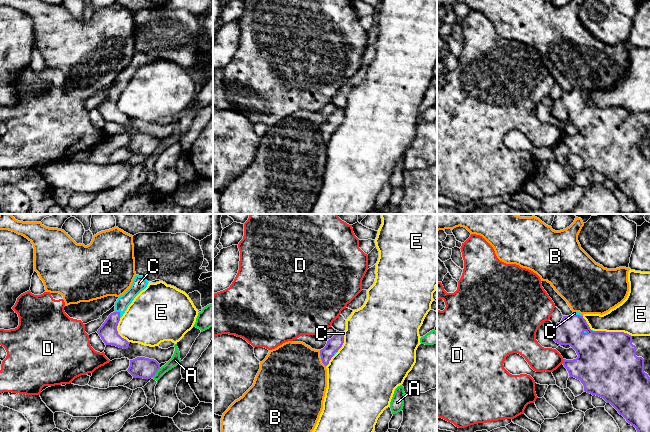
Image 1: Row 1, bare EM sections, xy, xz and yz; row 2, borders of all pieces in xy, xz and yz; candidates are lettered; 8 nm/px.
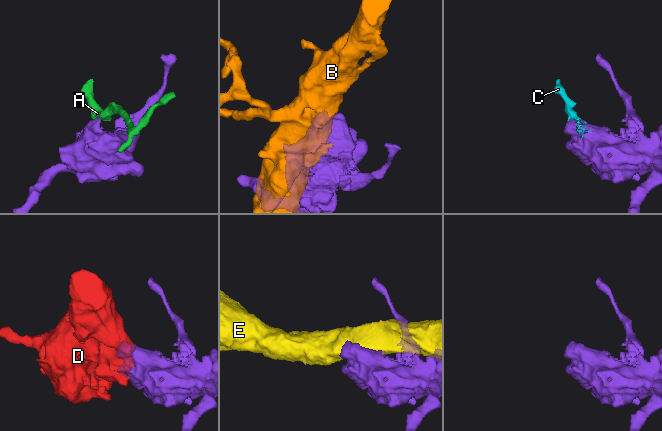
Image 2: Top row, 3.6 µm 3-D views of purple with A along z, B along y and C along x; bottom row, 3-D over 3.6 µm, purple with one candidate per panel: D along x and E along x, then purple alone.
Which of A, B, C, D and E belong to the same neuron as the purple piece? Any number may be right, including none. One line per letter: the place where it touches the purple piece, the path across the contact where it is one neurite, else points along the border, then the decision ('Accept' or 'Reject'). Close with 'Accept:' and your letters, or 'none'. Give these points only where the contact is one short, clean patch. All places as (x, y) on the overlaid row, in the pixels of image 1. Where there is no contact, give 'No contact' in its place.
A: Touches purple at xy (155, 372). Boundary: xy (160, 368), (151, 377). Reject
B: Touches purple at xz (322, 362). Reject
C: Touches purple at xy (119, 313). Accept
D: Touches purple at yz (563, 361). Boundary: yz (564, 359), (561, 363). Reject
E: Touches purple at yz (612, 332). Reject
Accept: C

